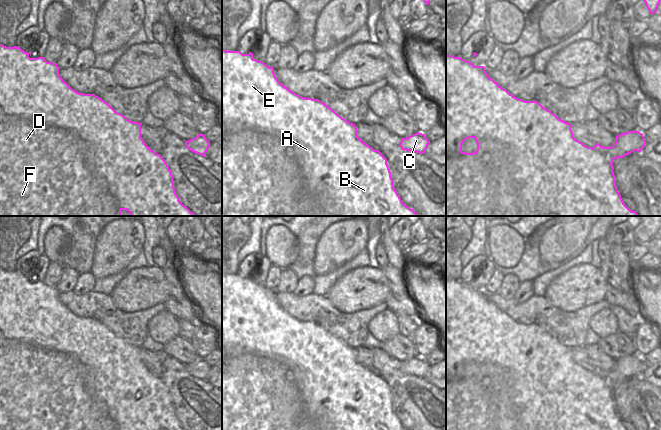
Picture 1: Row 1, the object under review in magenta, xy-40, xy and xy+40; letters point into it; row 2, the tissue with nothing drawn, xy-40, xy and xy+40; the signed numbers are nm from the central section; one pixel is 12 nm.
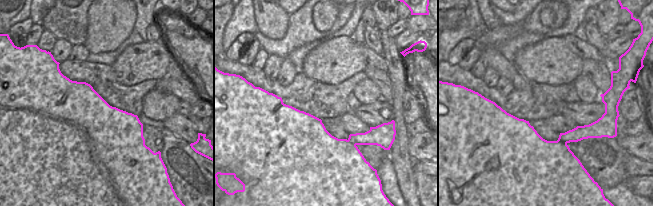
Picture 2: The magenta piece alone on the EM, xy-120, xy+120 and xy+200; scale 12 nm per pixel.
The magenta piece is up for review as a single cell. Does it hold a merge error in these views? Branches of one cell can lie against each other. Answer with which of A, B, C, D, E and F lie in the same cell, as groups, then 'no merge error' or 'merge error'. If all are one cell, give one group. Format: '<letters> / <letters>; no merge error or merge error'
A B D E F / C; merge error

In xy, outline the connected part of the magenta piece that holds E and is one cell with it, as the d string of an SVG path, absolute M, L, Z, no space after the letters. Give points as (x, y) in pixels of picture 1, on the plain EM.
M222 273L222 430L406 430L393 409L391 396L387 388L387 383L379 374L374 374L372 371L362 365L357 359L355 348L350 347L346 343L338 339L329 330L318 323L302 321L285 309L282 309L275 300L274 292L269 291L262 285L253 282L253 277L242 278L240 275L227 275Z

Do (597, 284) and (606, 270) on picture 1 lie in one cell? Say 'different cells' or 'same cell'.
different cells

